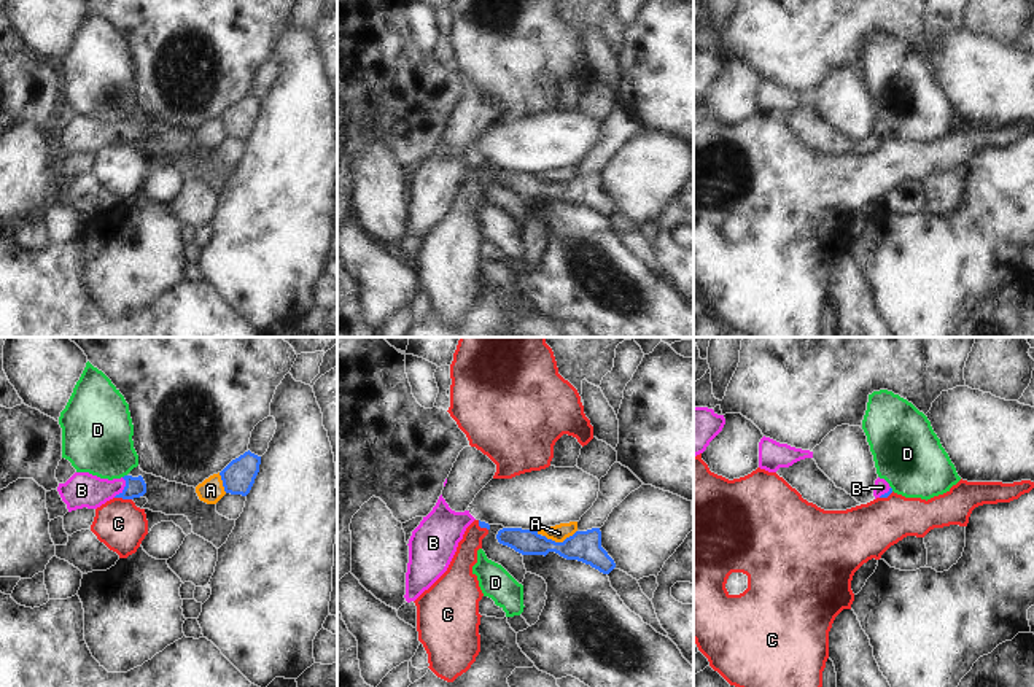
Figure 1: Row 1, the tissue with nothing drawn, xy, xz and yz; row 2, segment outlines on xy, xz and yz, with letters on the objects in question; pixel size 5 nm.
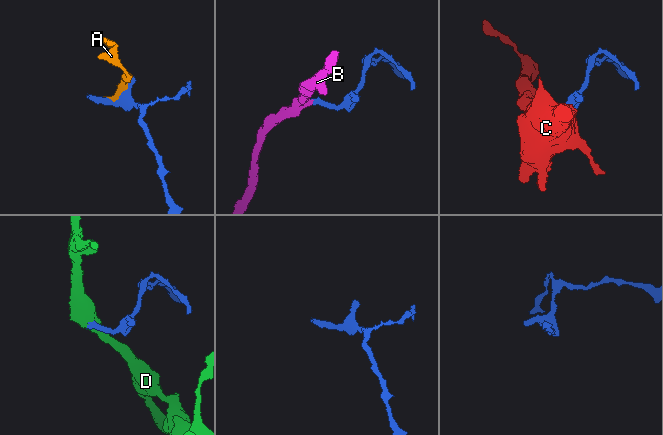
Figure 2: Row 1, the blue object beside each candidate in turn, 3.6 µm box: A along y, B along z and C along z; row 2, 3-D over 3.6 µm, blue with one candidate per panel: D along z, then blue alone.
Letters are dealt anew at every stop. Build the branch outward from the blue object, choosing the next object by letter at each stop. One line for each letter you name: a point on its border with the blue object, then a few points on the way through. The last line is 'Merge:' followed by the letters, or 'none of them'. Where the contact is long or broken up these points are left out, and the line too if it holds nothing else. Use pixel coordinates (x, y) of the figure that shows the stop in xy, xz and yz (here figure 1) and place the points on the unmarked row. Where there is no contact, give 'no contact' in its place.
B: xy (124, 132) | across xy (136, 131), (124, 132), (81, 134)
Merge: B

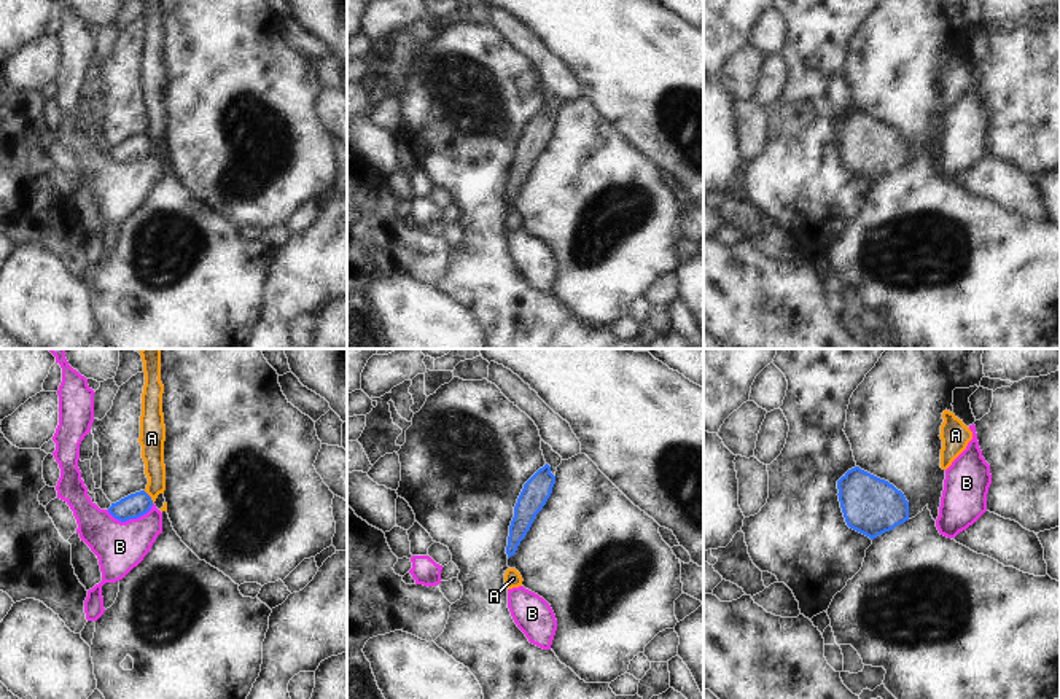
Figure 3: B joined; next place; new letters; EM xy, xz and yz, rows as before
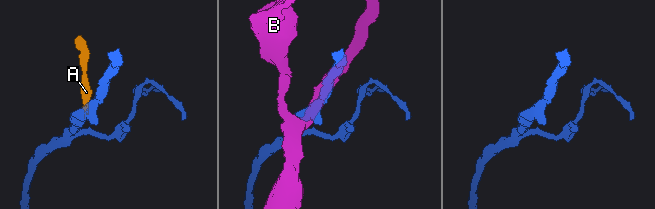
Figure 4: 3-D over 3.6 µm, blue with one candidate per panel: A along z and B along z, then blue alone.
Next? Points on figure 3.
Merge: none of them

